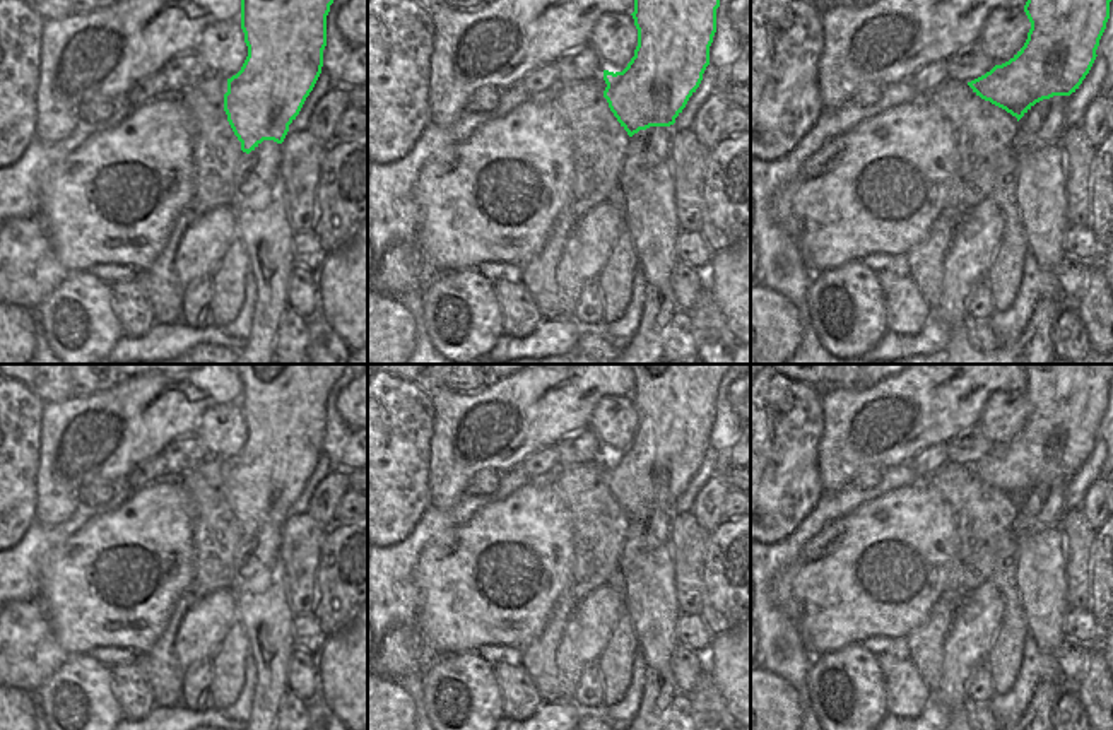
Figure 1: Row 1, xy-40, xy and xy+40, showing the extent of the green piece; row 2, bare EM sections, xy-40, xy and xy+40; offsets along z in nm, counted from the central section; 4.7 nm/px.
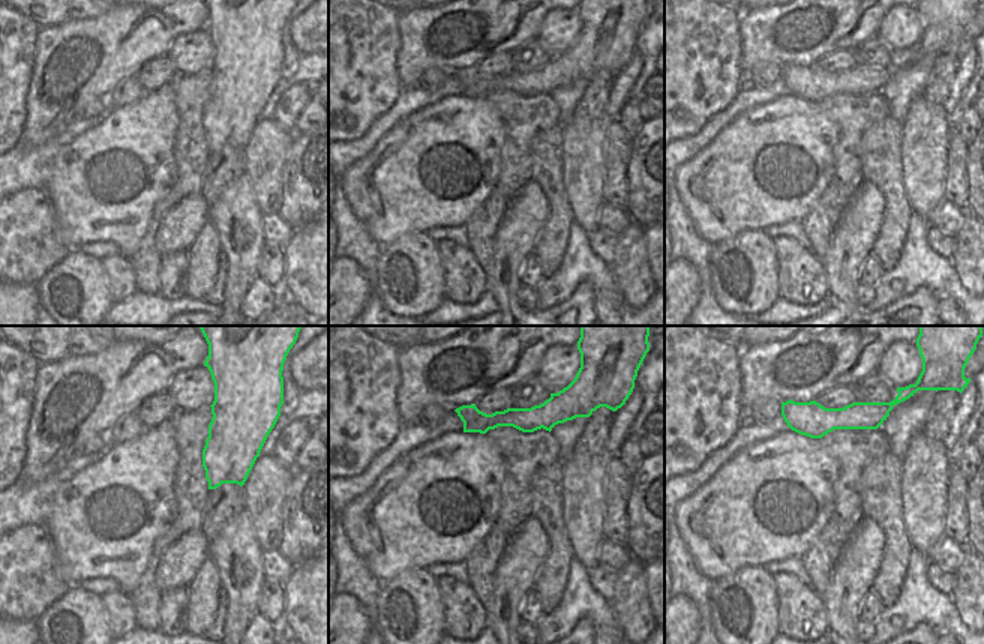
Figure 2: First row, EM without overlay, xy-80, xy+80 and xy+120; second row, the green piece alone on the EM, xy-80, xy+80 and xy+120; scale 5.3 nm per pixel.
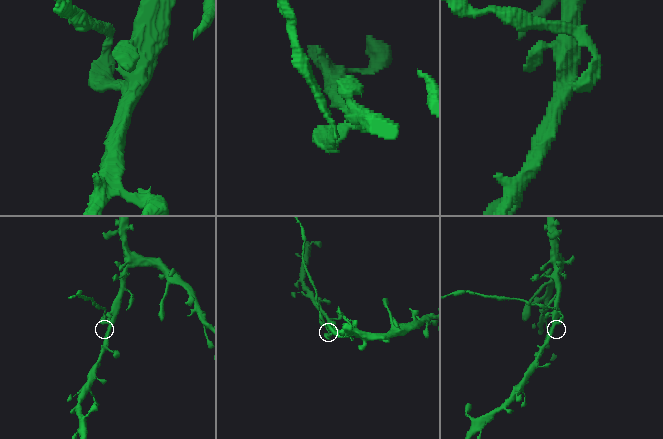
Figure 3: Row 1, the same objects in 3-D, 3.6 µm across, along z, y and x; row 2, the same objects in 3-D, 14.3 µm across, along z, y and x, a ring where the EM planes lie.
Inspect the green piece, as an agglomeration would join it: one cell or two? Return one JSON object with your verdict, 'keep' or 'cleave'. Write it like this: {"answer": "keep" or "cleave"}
{"answer": "cleave"}

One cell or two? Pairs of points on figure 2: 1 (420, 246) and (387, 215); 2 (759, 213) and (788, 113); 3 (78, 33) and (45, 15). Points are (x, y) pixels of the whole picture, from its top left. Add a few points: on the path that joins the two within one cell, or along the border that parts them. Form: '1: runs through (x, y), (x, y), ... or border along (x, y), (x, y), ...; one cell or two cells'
1: border along (425, 231), (408, 231), (380, 246); two cells
2: runs through (752, 188), (750, 161), (768, 138); one cell
3: border along (68, 18), (62, 23), (41, 27); two cells

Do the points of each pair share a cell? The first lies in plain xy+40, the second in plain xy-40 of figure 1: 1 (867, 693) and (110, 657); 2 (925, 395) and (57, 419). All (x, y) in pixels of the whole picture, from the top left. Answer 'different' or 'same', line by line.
1: different
2: same

